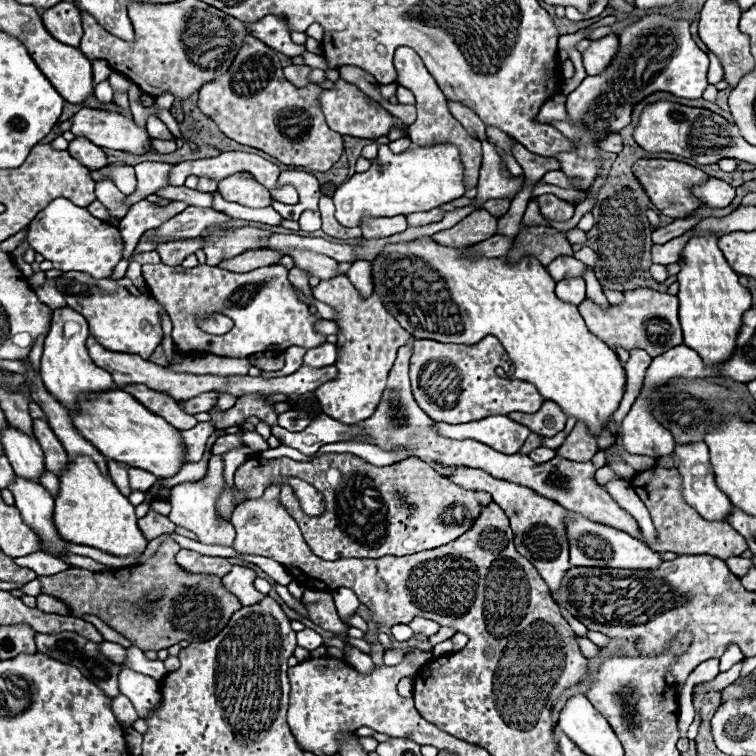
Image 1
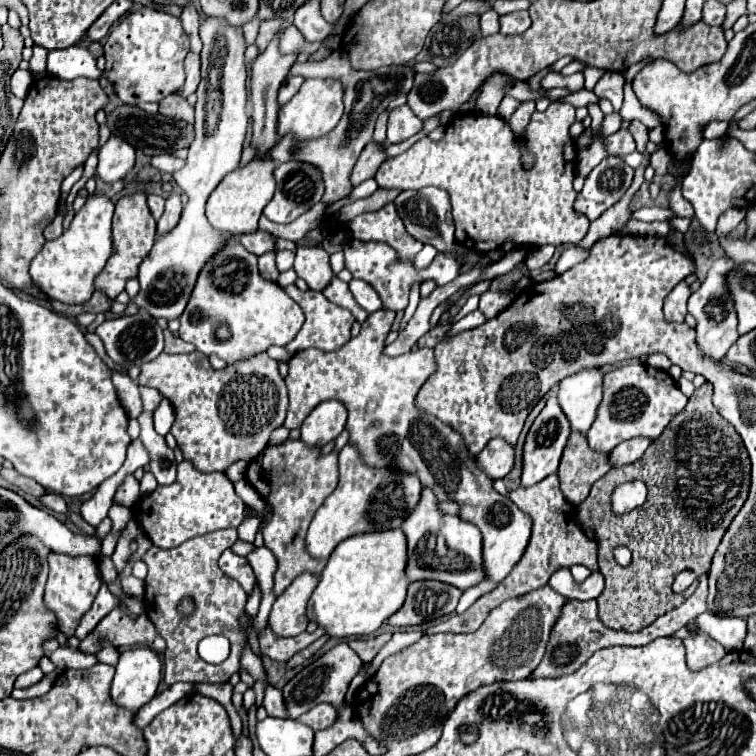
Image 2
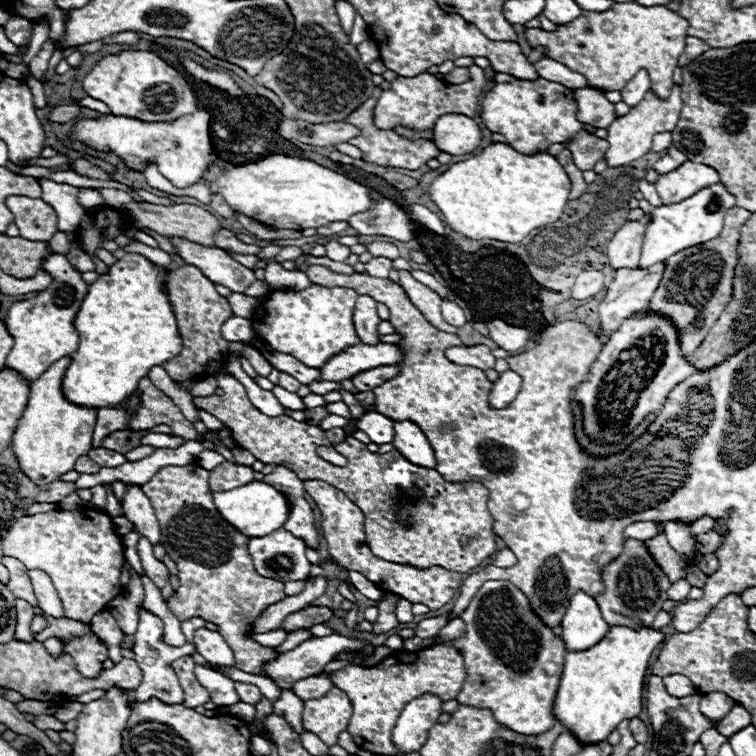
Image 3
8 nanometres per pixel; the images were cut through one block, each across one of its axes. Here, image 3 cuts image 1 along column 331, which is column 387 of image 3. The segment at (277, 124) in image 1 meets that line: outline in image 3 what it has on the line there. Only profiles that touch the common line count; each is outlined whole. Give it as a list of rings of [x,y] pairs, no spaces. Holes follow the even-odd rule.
[[[376,88],[374,94],[372,94],[364,104],[360,104],[360,108],[356,108],[356,110],[346,118],[348,124],[354,124],[354,126],[362,132],[360,136],[356,136],[354,140],[348,140],[348,142],[354,144],[356,148],[360,148],[364,162],[370,162],[370,164],[376,164],[376,166],[384,166],[384,168],[418,170],[418,168],[422,168],[428,160],[438,158],[440,152],[438,152],[438,148],[434,146],[434,142],[428,140],[428,138],[414,138],[414,140],[410,140],[410,138],[400,136],[396,130],[380,130],[380,128],[376,128],[372,116],[374,116],[374,106],[376,106],[376,100],[380,98],[380,92],[382,92],[382,90]]]

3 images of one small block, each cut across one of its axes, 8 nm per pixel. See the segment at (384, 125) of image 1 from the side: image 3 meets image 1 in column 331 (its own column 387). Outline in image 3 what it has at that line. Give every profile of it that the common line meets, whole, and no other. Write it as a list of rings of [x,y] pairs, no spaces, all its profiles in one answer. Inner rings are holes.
[[[470,66],[470,80],[464,84],[448,84],[438,80],[436,76],[424,72],[414,78],[398,76],[392,80],[392,86],[382,92],[378,98],[374,116],[378,128],[396,128],[396,126],[408,126],[414,130],[432,130],[436,118],[448,114],[448,112],[462,112],[464,116],[474,118],[478,114],[478,98],[482,94],[482,88],[486,84],[484,70],[478,66]]]

